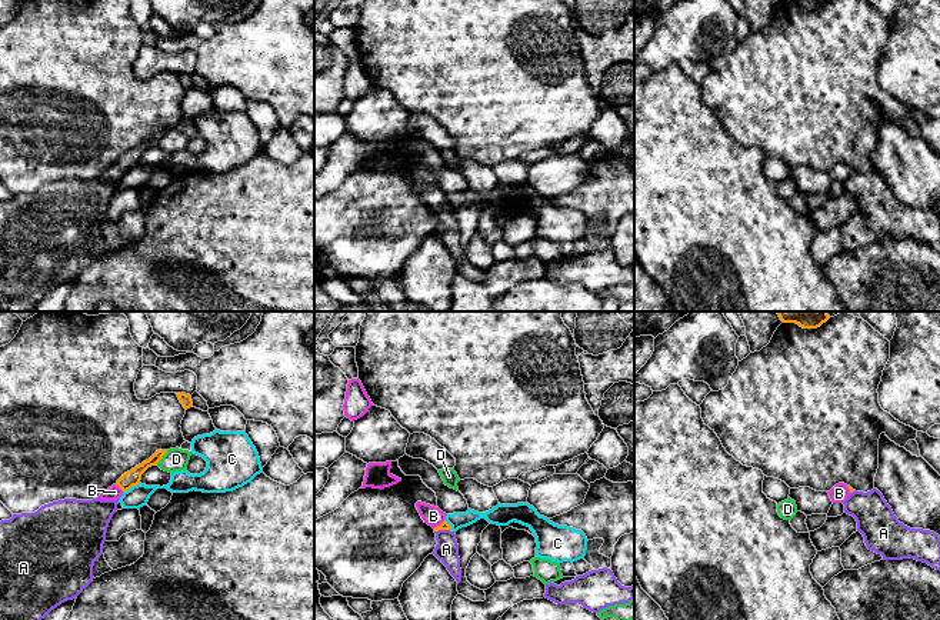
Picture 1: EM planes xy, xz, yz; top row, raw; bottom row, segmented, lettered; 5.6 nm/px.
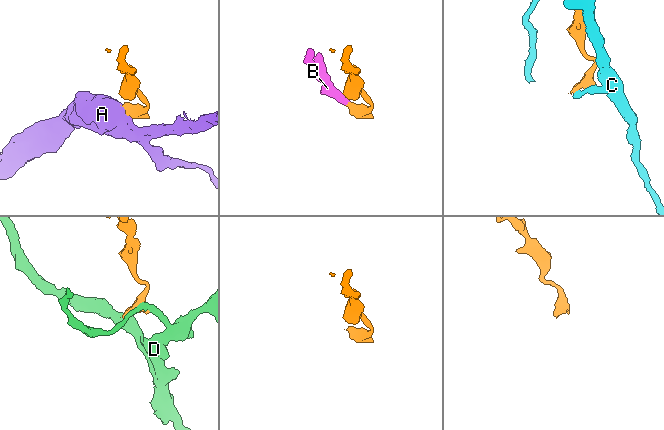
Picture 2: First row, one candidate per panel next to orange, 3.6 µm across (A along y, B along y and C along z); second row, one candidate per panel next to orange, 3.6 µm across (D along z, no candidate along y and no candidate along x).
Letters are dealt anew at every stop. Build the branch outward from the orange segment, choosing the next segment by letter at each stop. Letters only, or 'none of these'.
B

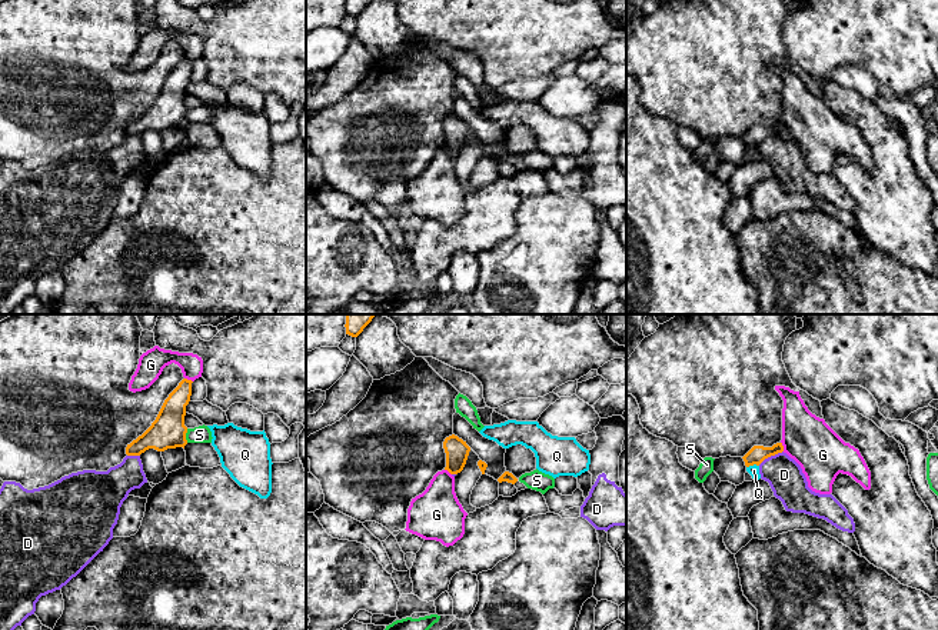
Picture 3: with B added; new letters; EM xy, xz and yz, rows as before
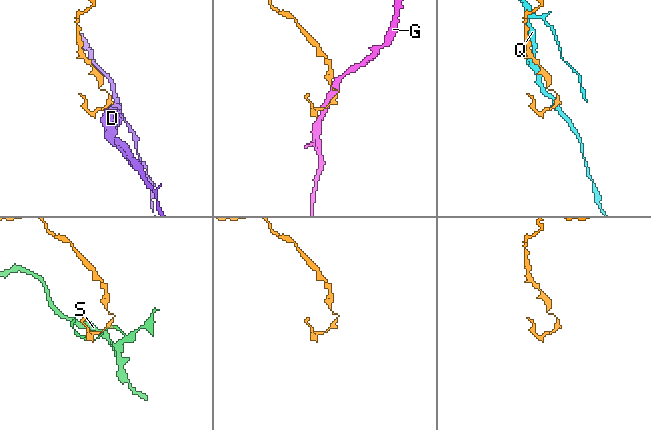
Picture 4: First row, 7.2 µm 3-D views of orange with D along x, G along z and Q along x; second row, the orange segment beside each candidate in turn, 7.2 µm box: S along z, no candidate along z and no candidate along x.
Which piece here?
none of these

